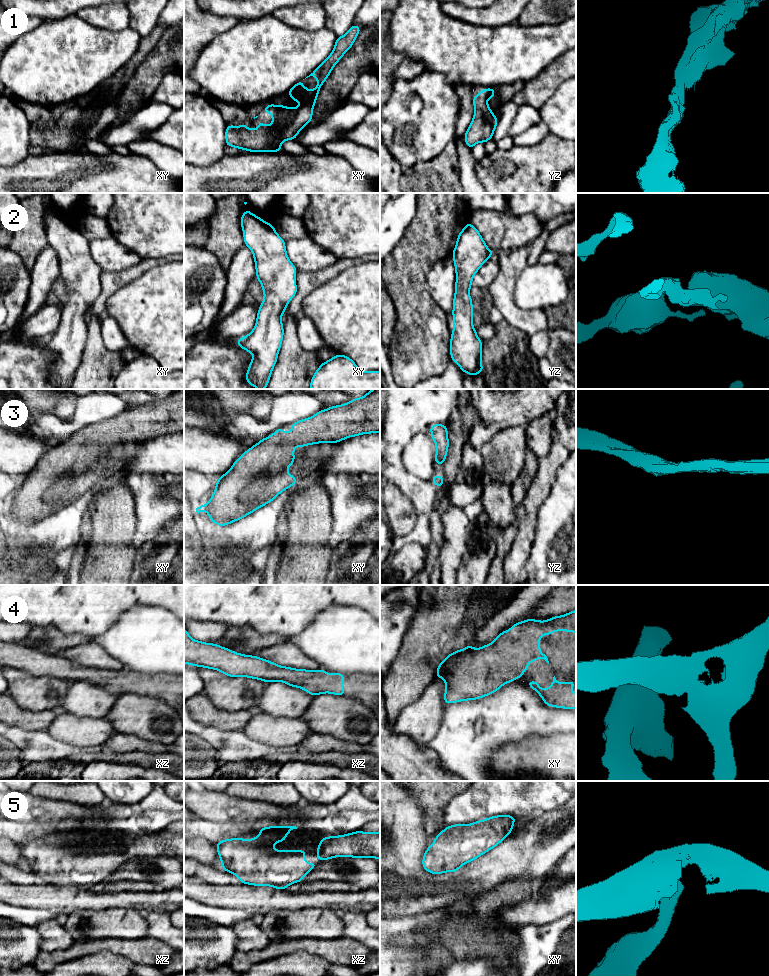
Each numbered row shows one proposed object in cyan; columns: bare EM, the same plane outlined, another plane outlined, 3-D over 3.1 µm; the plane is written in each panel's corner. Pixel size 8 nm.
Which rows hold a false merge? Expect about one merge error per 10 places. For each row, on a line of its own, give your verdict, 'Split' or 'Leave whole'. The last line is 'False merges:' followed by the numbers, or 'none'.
1: Leave whole
2: Leave whole
3: Leave whole
4: Leave whole
5: Leave whole
False merges: none

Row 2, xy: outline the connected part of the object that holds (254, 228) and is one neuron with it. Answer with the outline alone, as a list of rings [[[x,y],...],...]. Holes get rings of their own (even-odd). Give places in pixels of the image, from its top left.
[[[247,210],[241,216],[241,226],[244,244],[253,252],[256,277],[263,288],[264,300],[258,309],[254,329],[247,336],[238,338],[237,344],[240,348],[253,354],[246,373],[247,383],[258,389],[265,389],[276,364],[283,339],[284,330],[281,317],[288,303],[297,293],[295,282],[297,269],[287,256],[285,241],[277,234],[272,224]]]

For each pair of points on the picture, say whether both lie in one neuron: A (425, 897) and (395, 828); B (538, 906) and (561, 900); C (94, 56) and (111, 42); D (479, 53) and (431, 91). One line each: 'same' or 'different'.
A: same
B: same
C: same
D: different

